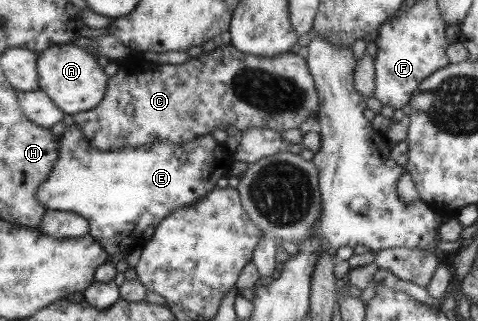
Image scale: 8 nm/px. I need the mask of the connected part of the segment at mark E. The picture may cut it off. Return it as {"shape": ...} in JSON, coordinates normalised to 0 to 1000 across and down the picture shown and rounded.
{"shape":[[[153,383],[126,421],[130,461],[126,492],[107,536],[103,558],[79,589],[77,620],[100,657],[155,660],[180,679],[190,704],[190,732],[218,766],[230,794],[268,785],[295,754],[297,723],[312,704],[324,704],[377,645],[400,642],[418,629],[427,611],[448,592],[448,570],[475,551],[487,502],[473,483],[456,483],[456,442],[441,417],[406,430],[381,449],[351,436],[285,458],[209,467],[176,424],[176,411]]]}

